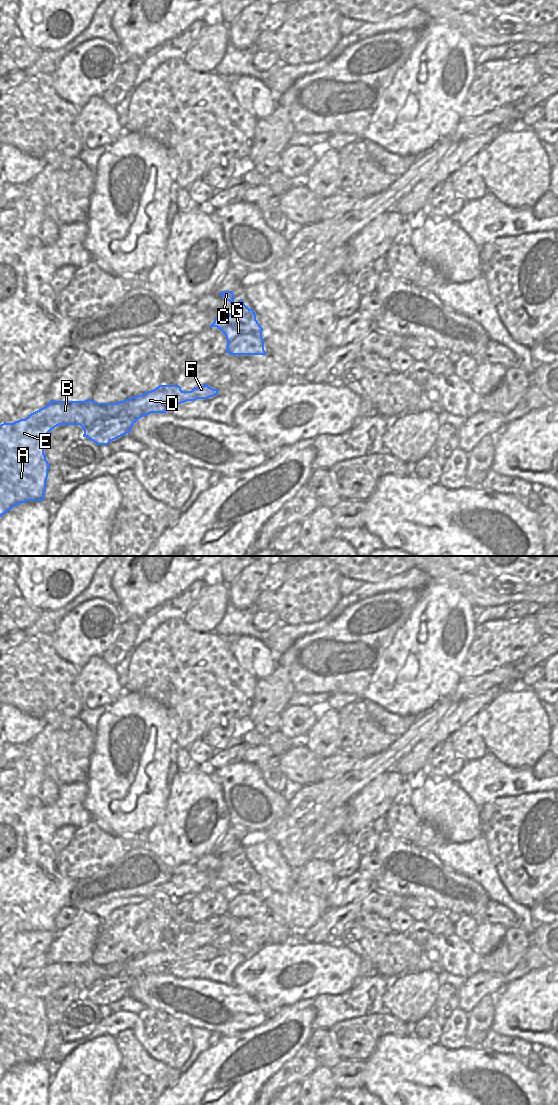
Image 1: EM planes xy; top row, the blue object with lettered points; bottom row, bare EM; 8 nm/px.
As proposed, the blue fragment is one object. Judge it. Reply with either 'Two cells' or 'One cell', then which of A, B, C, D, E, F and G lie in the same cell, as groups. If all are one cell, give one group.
Two cells. Groups: A B D E F / C G

